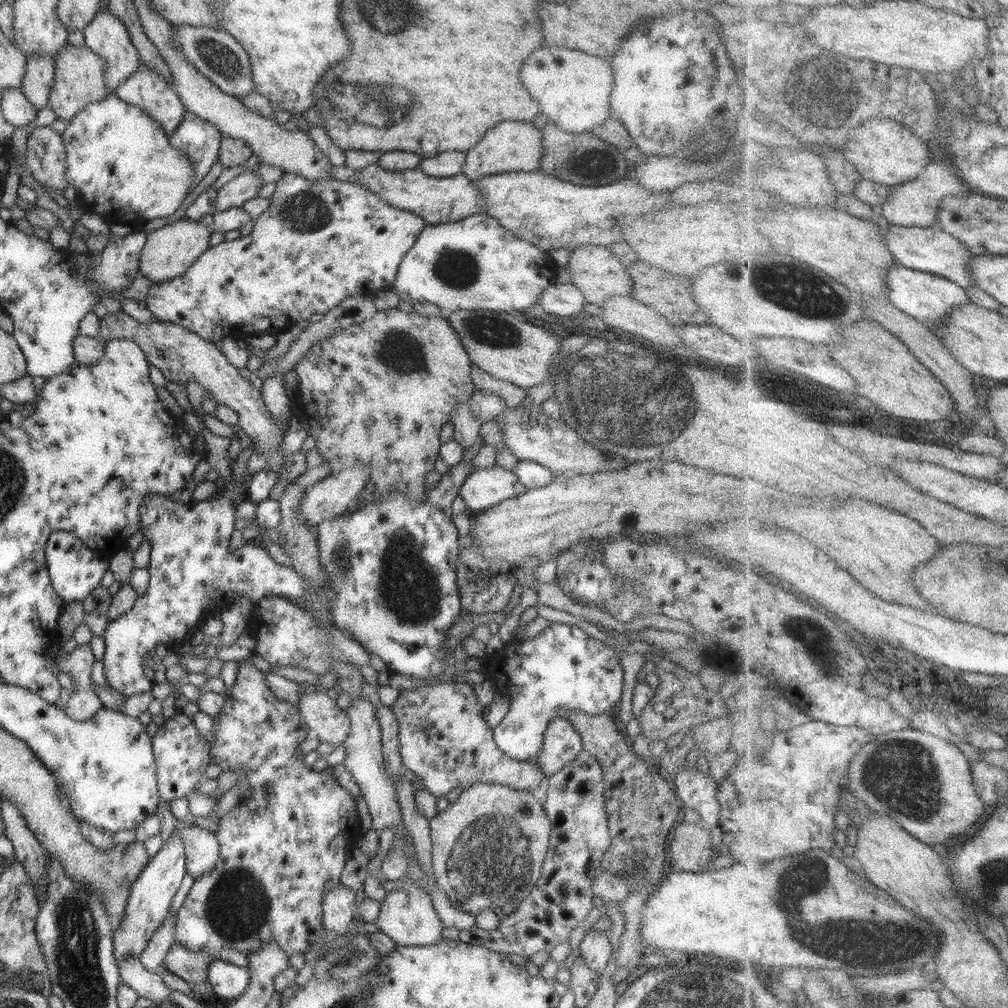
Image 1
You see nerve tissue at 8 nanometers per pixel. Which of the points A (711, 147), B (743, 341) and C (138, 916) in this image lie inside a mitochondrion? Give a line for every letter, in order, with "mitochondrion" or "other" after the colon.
A: mitochondrion
B: other
C: other

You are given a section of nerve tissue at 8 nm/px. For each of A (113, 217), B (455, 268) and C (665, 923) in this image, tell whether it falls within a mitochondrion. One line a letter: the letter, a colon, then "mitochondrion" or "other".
A: other
B: mitochondrion
C: other

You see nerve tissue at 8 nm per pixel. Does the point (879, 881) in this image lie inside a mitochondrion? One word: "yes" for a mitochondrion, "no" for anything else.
no

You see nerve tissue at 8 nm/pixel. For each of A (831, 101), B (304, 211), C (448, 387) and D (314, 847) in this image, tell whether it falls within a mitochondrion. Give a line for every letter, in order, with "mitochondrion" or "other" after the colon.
A: mitochondrion
B: mitochondrion
C: other
D: other

